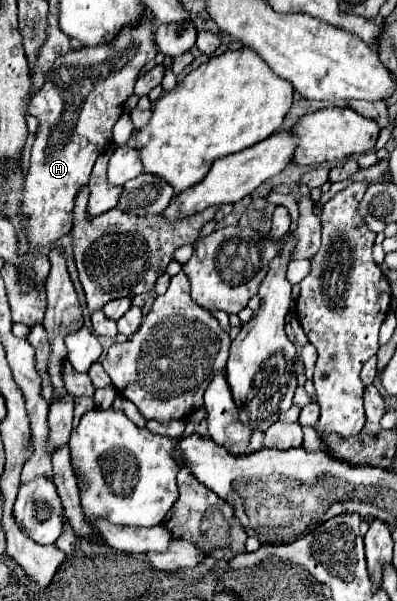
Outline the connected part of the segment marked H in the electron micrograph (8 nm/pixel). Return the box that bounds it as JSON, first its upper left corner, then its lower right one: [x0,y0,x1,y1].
[19,19,159,249]

